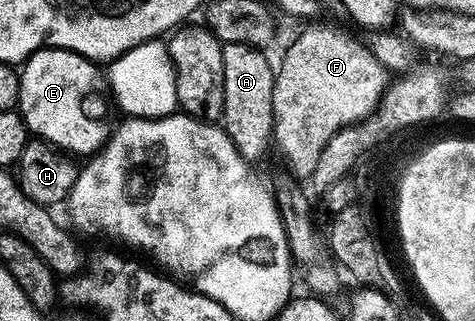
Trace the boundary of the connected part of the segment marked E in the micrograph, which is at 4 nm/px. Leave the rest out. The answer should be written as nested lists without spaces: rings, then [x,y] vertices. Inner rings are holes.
[[[43,47],[35,55],[31,55],[21,64],[18,80],[20,81],[20,97],[17,112],[26,122],[27,132],[39,139],[46,139],[53,147],[59,147],[75,157],[89,157],[106,144],[110,138],[112,123],[106,120],[106,114],[112,111],[112,103],[108,98],[108,79],[97,62],[85,59],[74,51],[65,51],[59,47]]]

